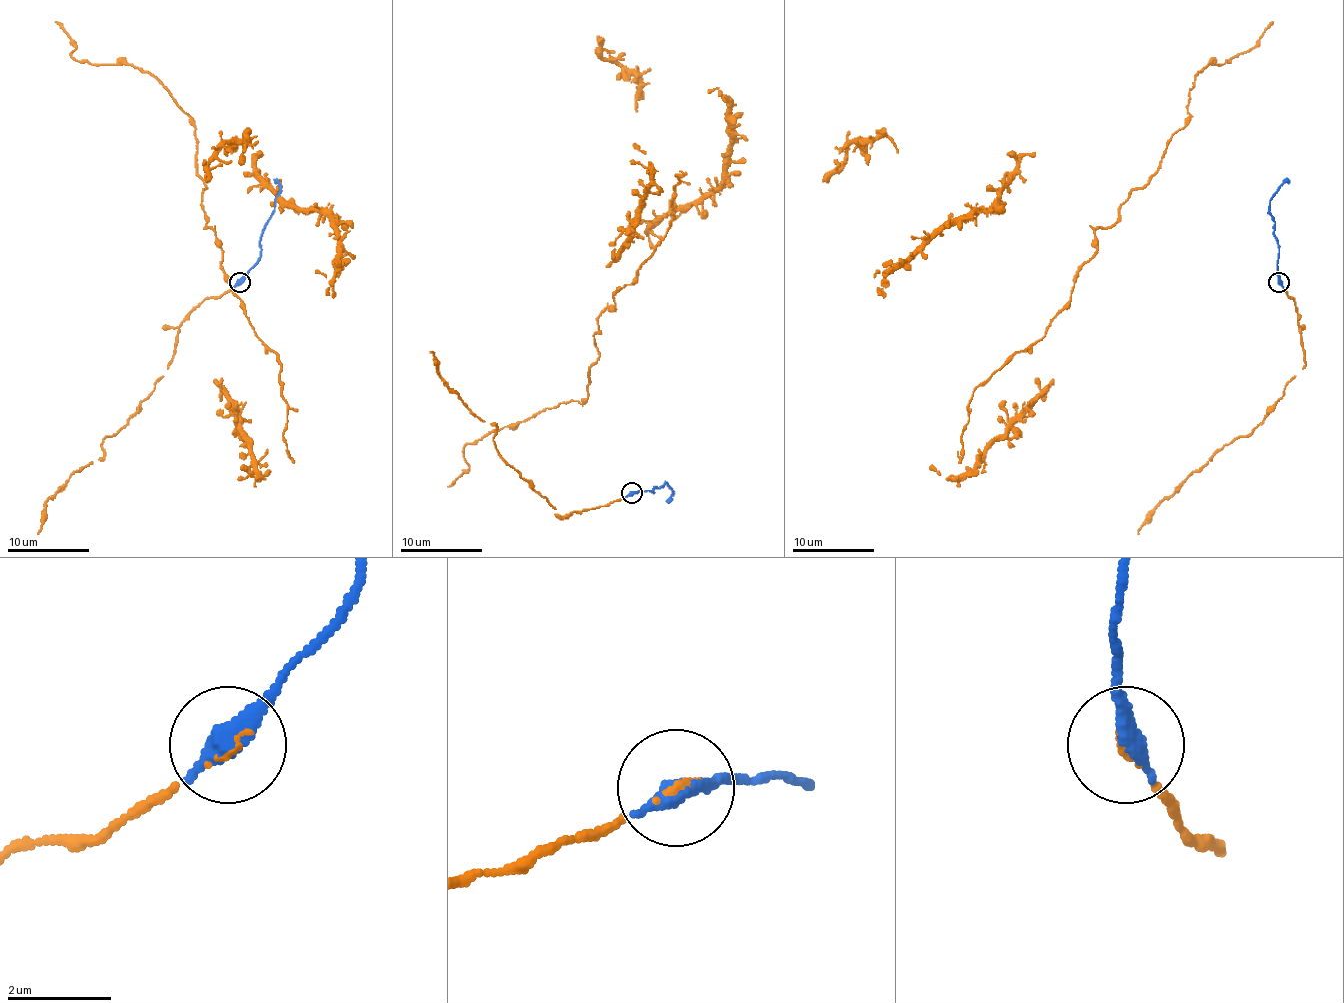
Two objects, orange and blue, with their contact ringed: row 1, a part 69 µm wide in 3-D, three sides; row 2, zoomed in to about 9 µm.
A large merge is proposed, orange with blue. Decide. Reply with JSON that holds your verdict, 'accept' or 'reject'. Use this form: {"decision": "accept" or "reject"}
{"decision": "accept"}

